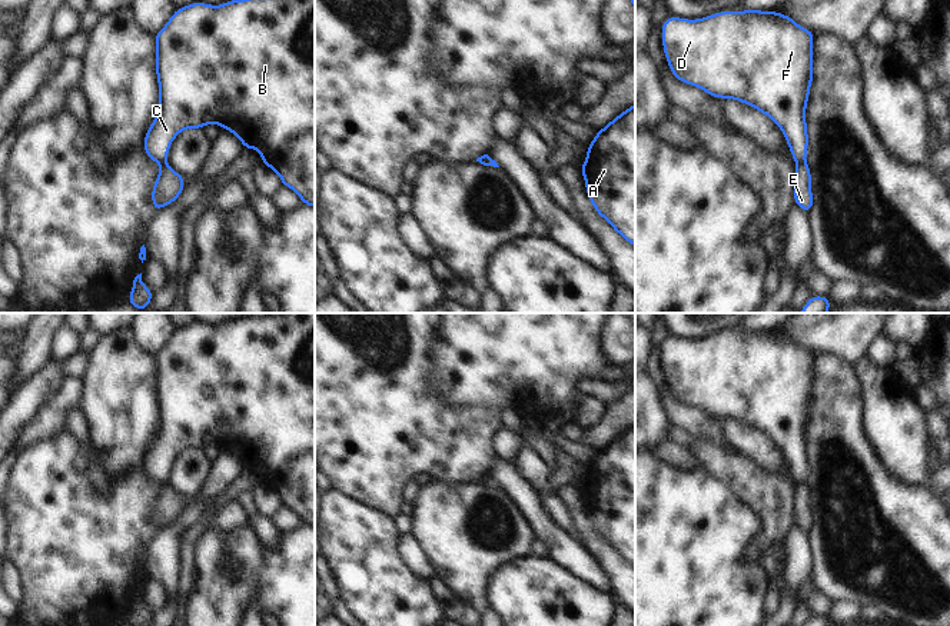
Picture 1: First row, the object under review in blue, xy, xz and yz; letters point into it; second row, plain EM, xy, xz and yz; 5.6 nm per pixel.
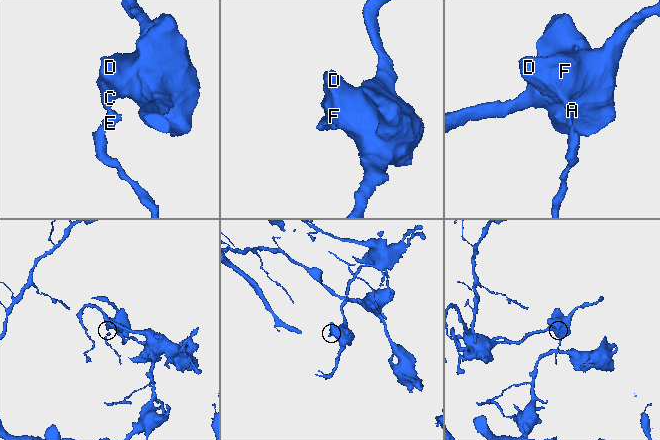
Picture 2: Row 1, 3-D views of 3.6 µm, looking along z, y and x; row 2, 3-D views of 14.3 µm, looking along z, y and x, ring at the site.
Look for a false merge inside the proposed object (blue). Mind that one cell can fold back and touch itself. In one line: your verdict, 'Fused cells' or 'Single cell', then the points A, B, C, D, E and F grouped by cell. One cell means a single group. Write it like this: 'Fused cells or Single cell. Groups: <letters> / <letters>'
Fused cells. Groups: A B C D F / E

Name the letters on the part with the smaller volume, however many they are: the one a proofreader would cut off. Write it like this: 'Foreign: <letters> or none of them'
Foreign: E

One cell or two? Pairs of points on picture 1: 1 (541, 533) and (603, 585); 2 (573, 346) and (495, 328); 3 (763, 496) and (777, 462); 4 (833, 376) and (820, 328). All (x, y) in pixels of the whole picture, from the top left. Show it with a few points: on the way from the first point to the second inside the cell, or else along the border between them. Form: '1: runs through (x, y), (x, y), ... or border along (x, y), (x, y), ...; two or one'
1: runs through (557, 540), (587, 569); one
2: runs through (554, 340), (537, 328), (514, 328); one
3: border along (744, 453), (767, 470), (784, 473), (794, 483); two
4: border along (814, 353), (834, 353), (857, 368); two

